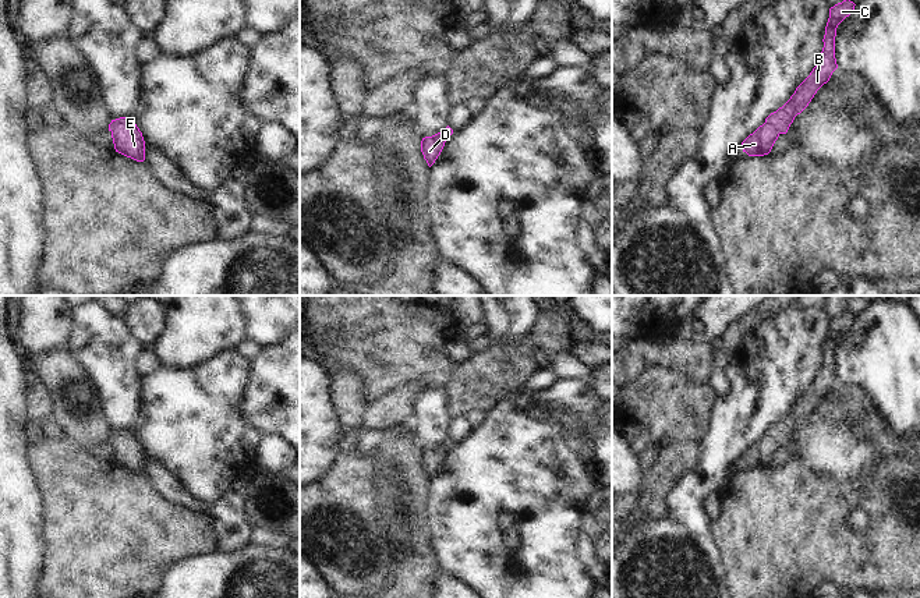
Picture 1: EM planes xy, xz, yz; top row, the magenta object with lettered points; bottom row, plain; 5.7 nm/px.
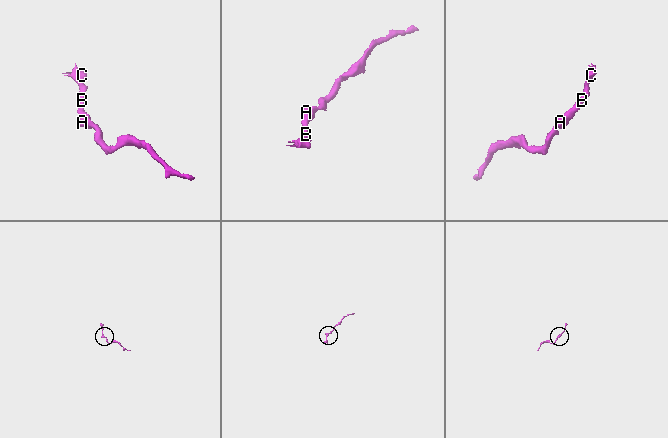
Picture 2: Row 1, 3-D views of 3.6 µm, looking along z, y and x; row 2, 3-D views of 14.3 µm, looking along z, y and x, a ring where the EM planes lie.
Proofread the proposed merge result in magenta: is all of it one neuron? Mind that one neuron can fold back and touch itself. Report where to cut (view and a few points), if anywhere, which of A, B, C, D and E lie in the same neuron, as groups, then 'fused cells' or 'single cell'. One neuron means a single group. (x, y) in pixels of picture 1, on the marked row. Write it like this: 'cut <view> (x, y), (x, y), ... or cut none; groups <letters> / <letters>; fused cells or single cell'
cut none; groups A B C D E; single cell

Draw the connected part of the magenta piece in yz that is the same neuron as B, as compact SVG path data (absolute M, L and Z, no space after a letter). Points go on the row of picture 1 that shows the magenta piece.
M843 0L829 8L829 18L825 26L824 47L821 56L810 75L796 88L790 99L771 113L762 125L750 134L742 149L749 156L768 155L781 134L786 134L795 117L800 114L811 102L817 91L829 81L838 68L835 59L835 36L838 25L852 14L854 3Z

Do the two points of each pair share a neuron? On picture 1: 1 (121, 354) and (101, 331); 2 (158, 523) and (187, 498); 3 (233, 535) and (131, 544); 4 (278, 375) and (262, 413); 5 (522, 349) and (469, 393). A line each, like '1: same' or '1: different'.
1: same
2: different
3: different
4: same
5: same

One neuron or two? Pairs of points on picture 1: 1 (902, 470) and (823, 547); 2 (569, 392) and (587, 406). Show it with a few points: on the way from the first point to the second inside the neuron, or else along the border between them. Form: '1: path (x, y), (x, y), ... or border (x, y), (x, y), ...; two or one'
1: path (878, 491), (870, 499), (853, 499), (830, 523); one
2: path (573, 396), (583, 403); one

